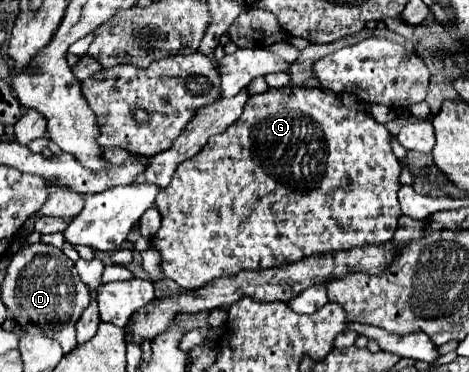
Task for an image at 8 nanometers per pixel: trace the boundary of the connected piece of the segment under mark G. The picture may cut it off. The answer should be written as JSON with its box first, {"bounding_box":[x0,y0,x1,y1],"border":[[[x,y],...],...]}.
{"bounding_box":[152,86,402,290],"border":[[[306,86],[268,88],[262,94],[250,96],[250,102],[246,102],[242,118],[238,118],[234,126],[228,126],[226,132],[210,138],[210,142],[206,142],[206,146],[194,158],[188,158],[176,168],[170,186],[156,196],[158,198],[156,206],[162,214],[162,226],[158,230],[158,238],[154,236],[152,242],[156,244],[158,240],[164,276],[188,290],[198,290],[198,286],[206,286],[206,282],[212,282],[214,278],[222,278],[226,274],[238,274],[242,270],[266,270],[284,266],[286,262],[296,262],[310,254],[328,254],[330,250],[350,250],[350,246],[390,242],[398,226],[398,216],[402,214],[398,204],[398,190],[400,190],[398,176],[400,176],[400,162],[390,148],[390,132],[382,124],[378,124],[368,112],[346,108],[340,96],[330,94],[324,88],[306,88]]]}

